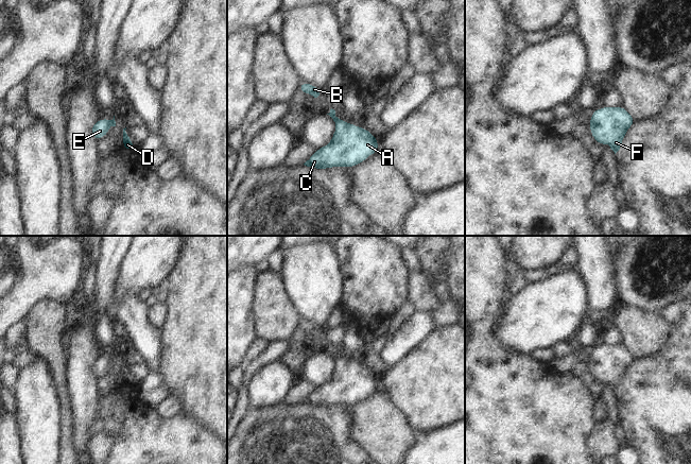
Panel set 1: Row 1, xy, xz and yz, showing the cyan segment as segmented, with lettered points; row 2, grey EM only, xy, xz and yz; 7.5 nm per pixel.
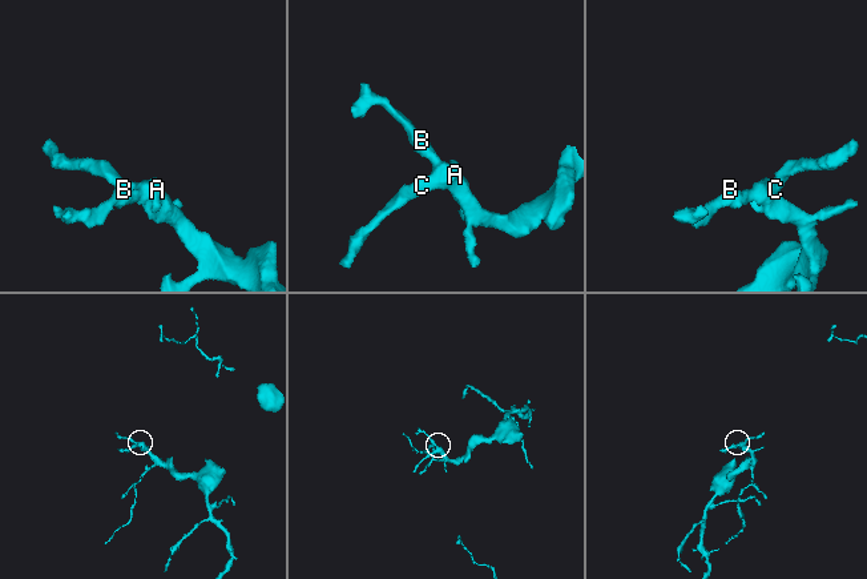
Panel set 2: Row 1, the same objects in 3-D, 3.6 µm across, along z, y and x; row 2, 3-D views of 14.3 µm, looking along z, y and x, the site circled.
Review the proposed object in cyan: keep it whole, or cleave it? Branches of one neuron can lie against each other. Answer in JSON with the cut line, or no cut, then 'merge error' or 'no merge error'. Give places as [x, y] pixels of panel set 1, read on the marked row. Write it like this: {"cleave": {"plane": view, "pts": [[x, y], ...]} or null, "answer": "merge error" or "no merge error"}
{"cleave": null, "answer": "no merge error"}

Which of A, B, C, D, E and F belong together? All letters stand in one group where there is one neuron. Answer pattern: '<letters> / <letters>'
A B C D E F

